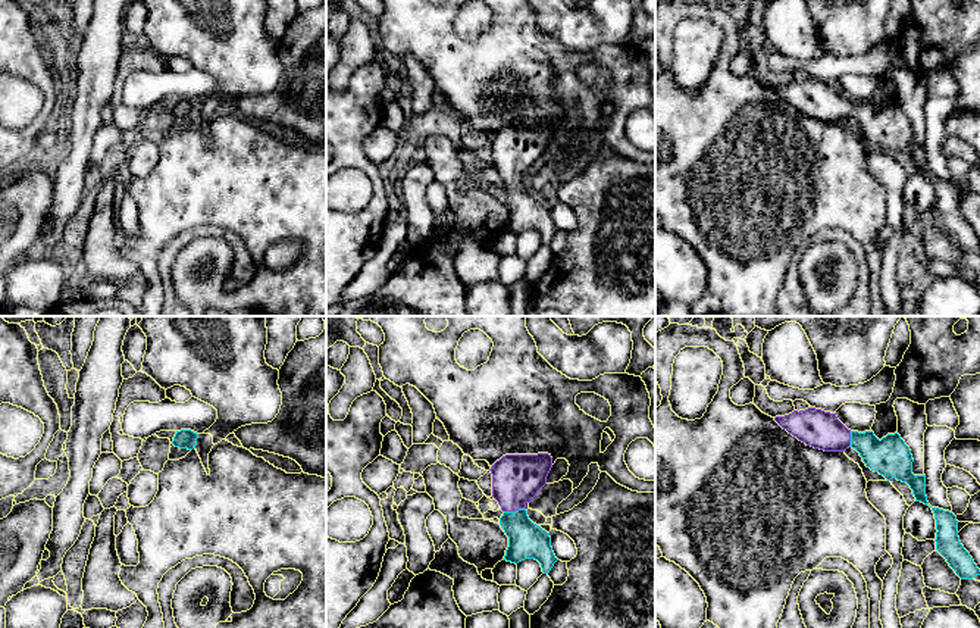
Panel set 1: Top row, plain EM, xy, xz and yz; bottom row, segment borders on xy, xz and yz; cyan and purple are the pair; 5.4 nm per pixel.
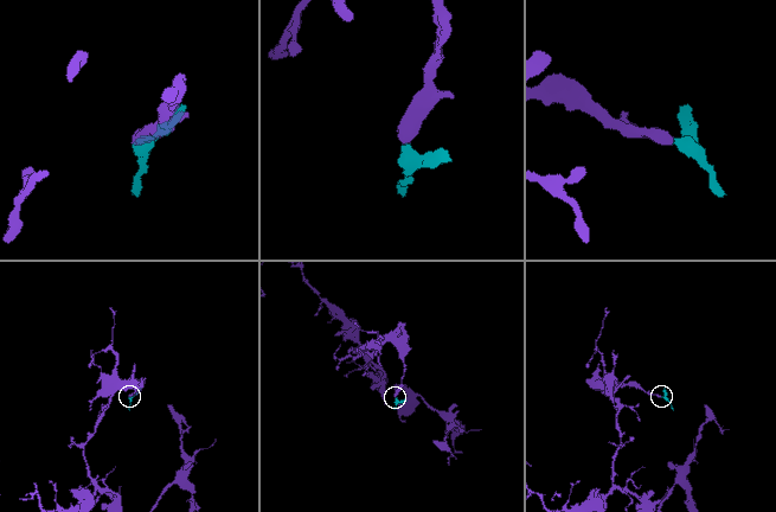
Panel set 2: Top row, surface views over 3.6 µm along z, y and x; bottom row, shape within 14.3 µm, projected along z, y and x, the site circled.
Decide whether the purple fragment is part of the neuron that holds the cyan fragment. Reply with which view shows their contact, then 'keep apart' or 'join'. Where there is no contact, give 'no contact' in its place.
xz | join

